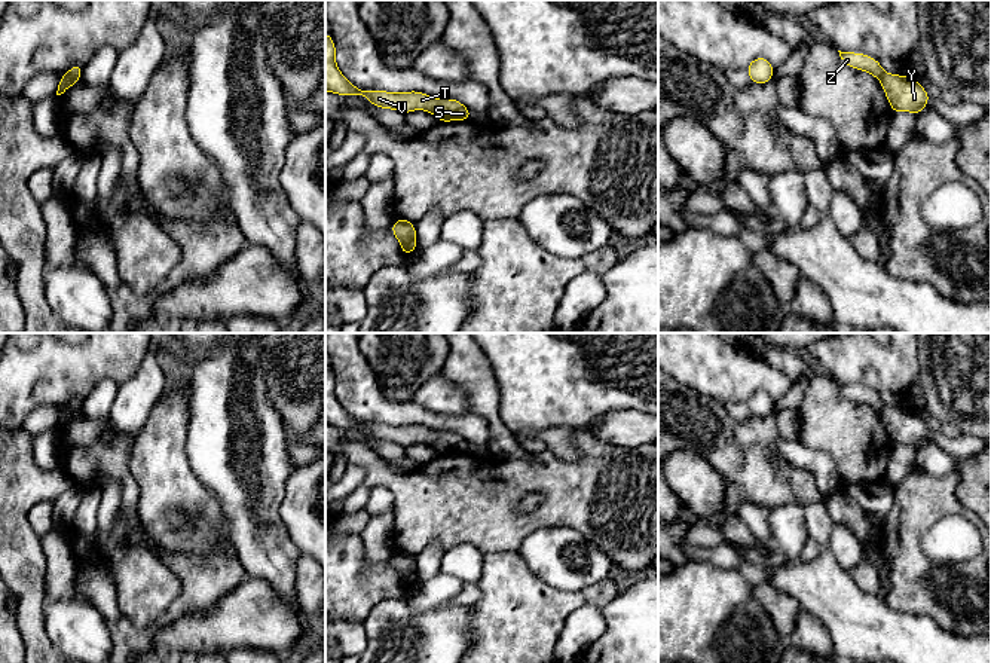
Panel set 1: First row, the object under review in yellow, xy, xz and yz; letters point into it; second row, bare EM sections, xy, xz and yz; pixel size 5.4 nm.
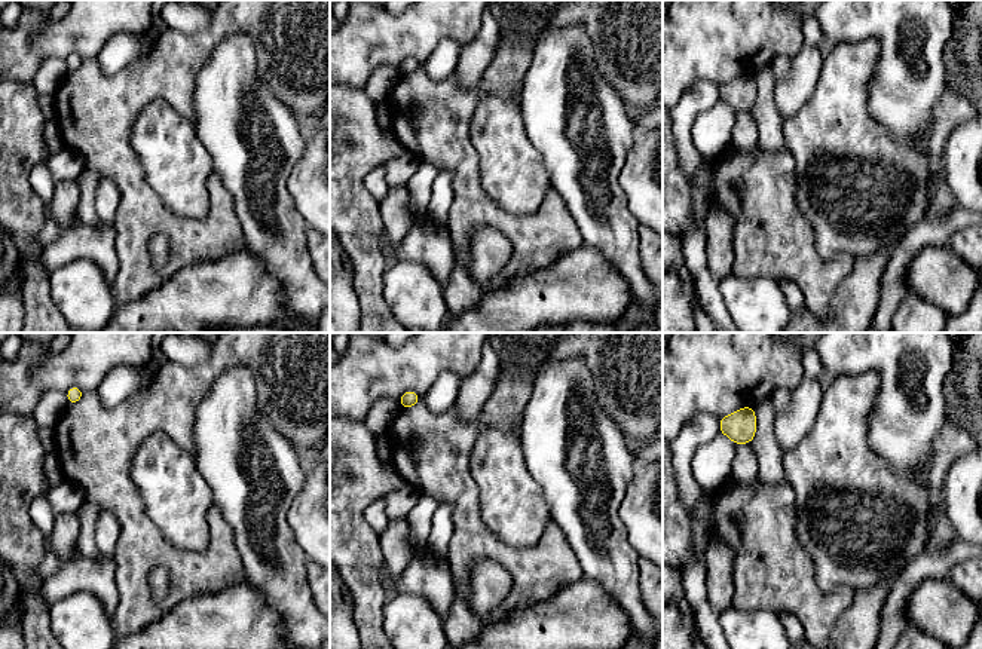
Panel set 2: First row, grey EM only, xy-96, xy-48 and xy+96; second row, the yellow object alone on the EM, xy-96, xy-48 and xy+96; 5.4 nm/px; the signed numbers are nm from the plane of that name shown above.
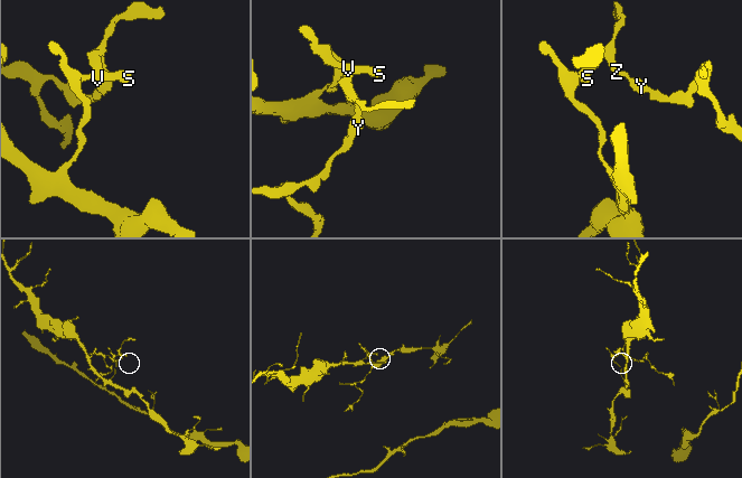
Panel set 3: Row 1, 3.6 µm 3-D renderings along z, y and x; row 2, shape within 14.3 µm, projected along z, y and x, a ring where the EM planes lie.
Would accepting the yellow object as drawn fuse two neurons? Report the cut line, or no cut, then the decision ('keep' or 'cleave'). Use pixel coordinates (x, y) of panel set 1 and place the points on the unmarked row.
xy (67, 406), (79, 409) | cleave

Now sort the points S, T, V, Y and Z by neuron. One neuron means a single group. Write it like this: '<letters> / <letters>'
S T V Z / Y

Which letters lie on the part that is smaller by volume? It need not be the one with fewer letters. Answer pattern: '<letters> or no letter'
Y

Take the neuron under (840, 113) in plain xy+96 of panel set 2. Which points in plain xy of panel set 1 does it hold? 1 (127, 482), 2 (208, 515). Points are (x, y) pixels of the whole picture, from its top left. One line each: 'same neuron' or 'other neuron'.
1: other neuron
2: same neuron

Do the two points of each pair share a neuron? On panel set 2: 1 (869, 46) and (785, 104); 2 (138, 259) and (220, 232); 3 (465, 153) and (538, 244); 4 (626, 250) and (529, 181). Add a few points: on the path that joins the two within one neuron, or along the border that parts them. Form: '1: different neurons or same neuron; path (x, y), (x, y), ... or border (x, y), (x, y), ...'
1: different neurons; border (826, 52), (814, 92), (795, 112)
2: same neuron; path (159, 272), (165, 272), (199, 239)
3: same neuron; path (465, 180), (467, 189), (495, 217), (511, 226)
4: different neurons; border (538, 152), (551, 184)

